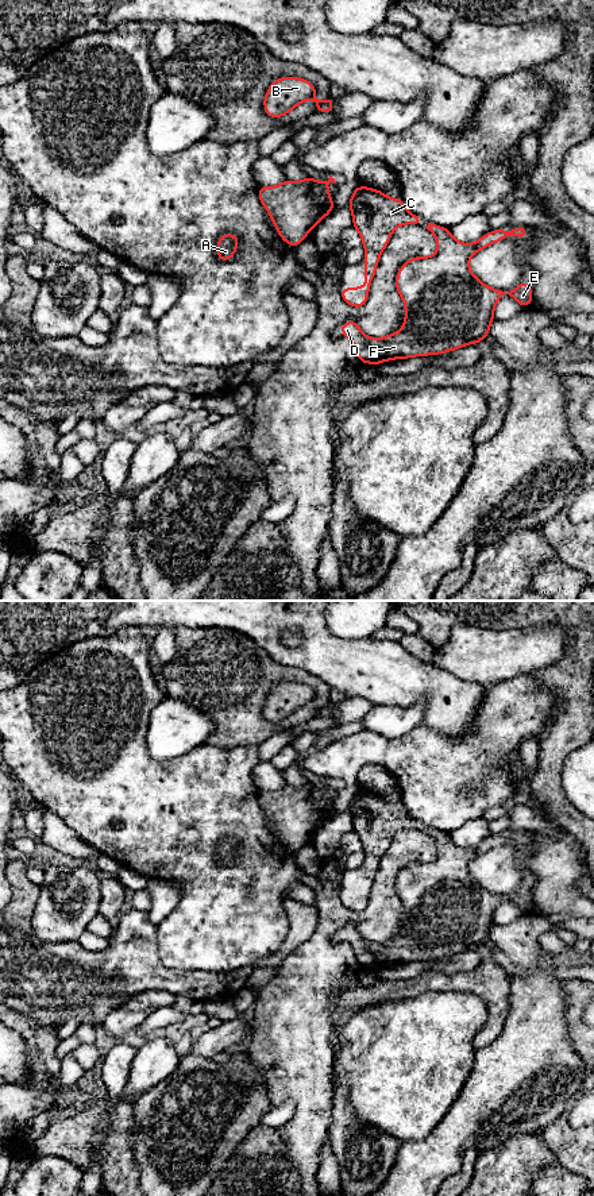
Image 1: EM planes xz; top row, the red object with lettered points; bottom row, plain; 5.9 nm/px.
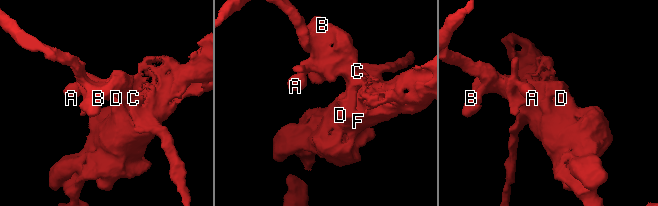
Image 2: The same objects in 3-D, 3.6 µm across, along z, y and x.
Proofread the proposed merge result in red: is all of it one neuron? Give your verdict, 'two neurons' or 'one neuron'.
one neuron

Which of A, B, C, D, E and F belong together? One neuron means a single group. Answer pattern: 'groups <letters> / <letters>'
groups A B C D E F

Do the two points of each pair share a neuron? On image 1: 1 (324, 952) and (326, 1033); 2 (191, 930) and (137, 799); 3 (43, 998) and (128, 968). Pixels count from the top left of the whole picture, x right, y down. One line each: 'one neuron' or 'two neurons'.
1: one neuron
2: one neuron
3: one neuron

